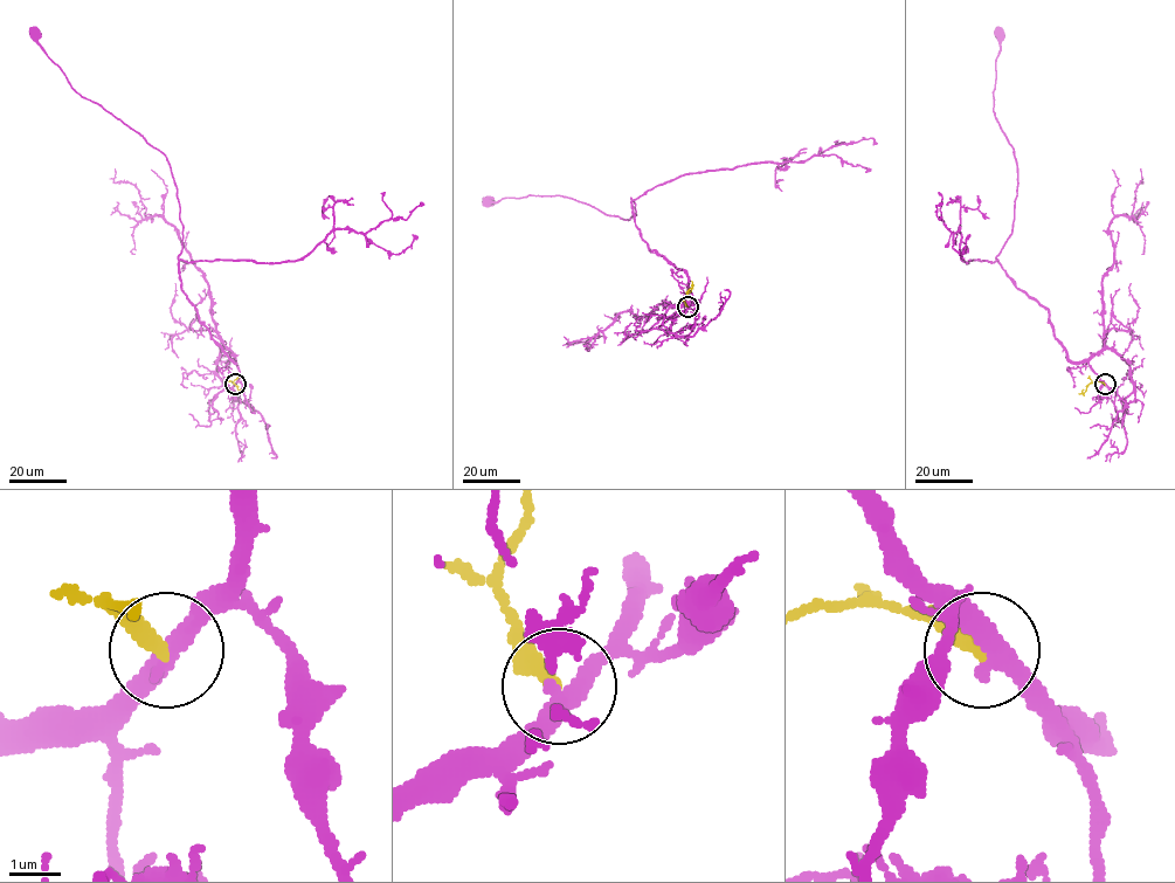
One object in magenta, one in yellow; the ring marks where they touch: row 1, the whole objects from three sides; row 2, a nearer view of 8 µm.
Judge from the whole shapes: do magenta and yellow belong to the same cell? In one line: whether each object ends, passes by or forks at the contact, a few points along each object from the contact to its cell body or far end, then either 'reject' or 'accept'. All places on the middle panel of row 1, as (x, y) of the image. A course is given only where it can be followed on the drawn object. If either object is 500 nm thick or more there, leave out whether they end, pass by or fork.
magenta passes by | yellow ends | magenta via (689, 307), (688, 274), (649, 249), (635, 222), (631, 198), (636, 214), (629, 220), (558, 195), (486, 202) | yellow via (688, 307), (686, 291), (693, 285) | accept

